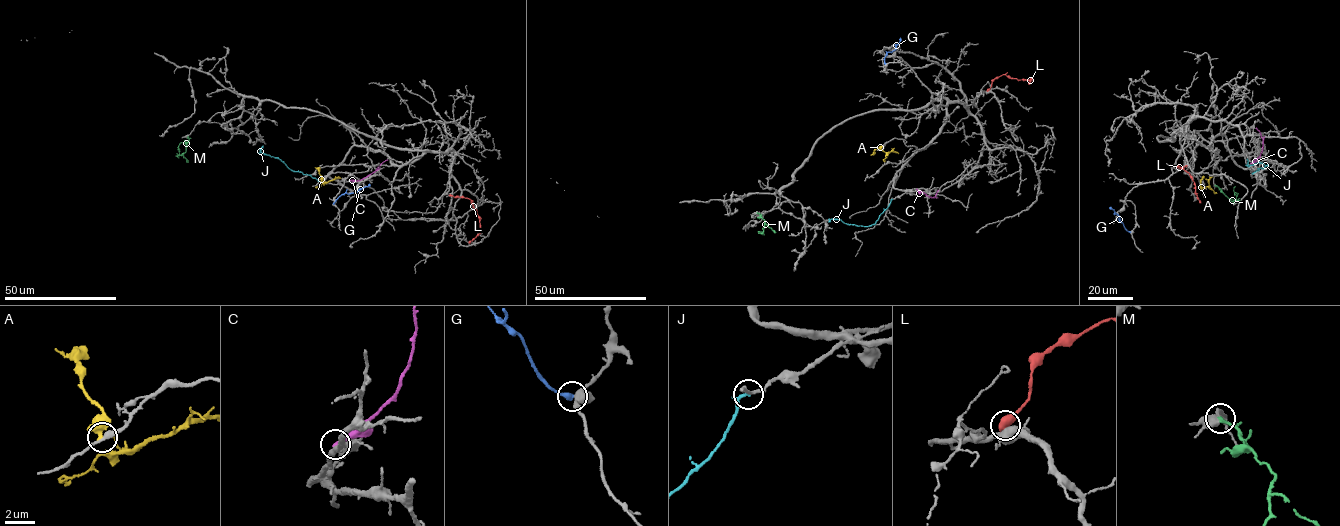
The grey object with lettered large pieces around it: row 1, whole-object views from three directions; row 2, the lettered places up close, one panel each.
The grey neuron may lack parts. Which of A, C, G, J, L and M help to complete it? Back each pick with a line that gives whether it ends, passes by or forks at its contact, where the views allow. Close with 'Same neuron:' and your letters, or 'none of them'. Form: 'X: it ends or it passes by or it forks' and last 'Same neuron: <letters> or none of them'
Same neuron: none of them

